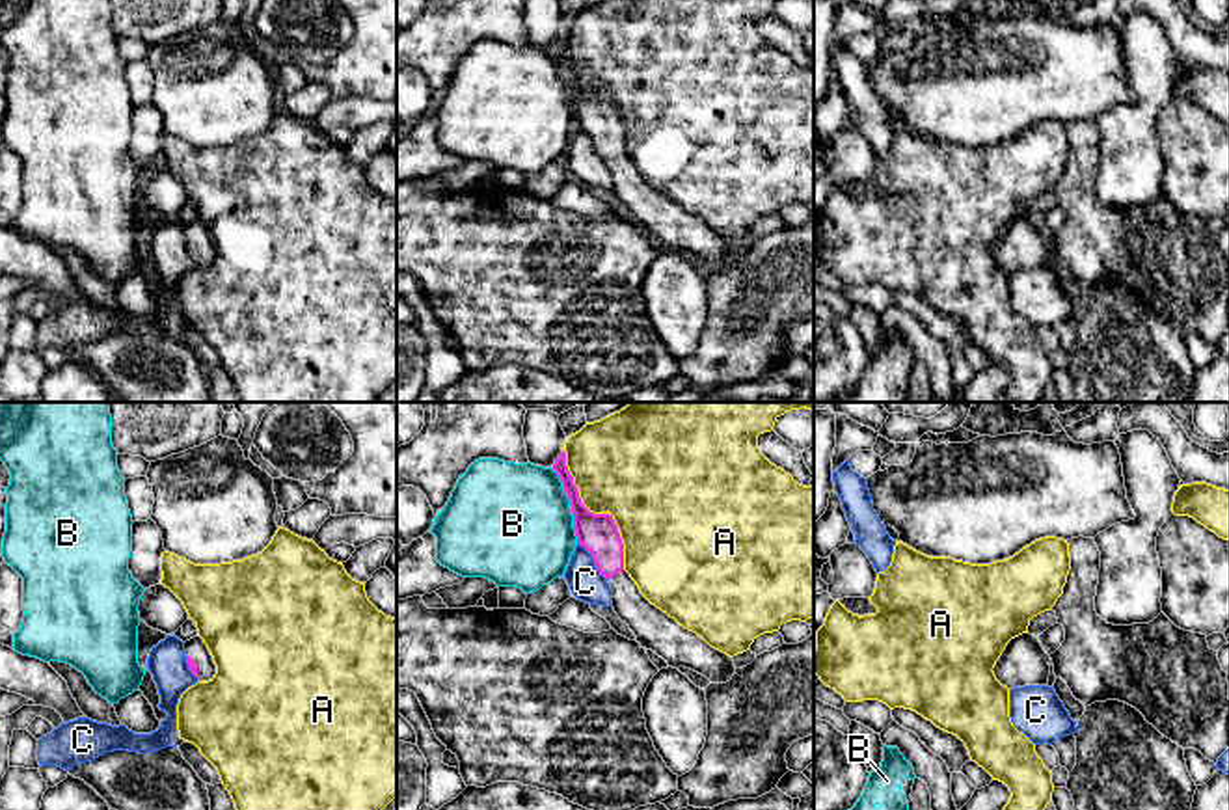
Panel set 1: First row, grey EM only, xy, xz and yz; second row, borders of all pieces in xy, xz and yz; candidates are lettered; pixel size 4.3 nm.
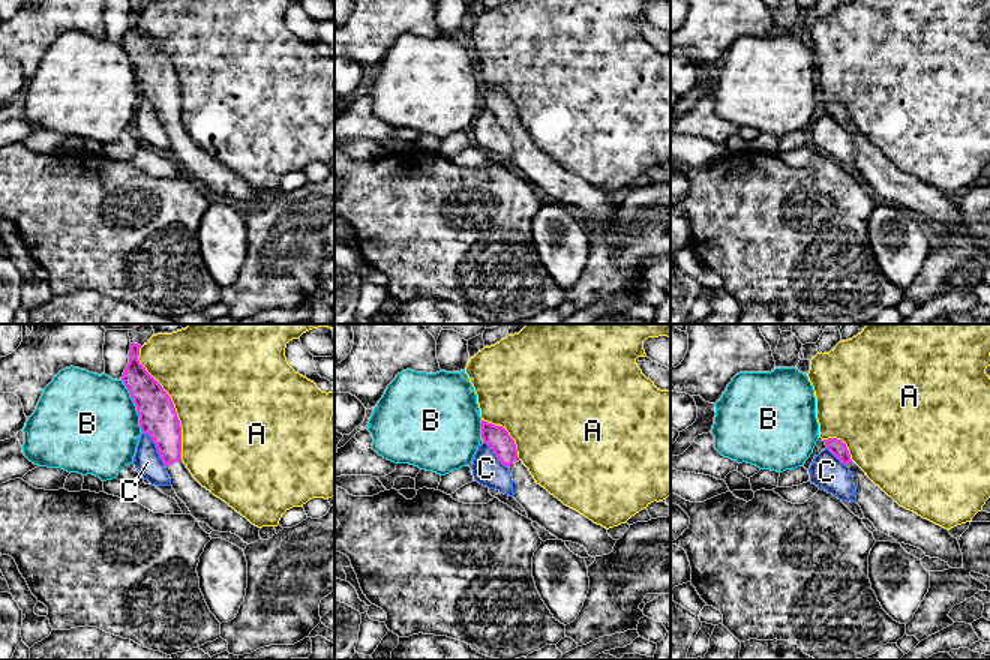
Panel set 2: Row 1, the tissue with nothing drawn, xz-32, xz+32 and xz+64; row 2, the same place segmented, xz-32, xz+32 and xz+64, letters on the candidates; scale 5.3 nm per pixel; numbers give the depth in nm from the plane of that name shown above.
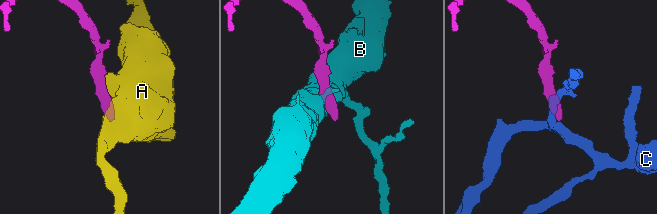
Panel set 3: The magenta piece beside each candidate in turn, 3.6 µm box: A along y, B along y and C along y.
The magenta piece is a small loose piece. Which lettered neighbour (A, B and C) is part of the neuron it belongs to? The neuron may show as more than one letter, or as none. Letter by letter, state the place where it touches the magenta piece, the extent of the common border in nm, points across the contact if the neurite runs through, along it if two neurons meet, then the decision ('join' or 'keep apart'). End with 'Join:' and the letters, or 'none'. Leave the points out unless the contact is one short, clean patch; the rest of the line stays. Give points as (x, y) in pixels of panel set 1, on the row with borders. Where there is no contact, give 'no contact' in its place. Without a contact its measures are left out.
A: contact xz (598, 514); length 600 nm; keep apart
B: contact xz (570, 505); length 340 nm; border xz (550, 468), (568, 499), (578, 542); keep apart
C: contact xz (594, 561); length 200 nm; border xz (578, 542), (606, 580); keep apart
Join: none

